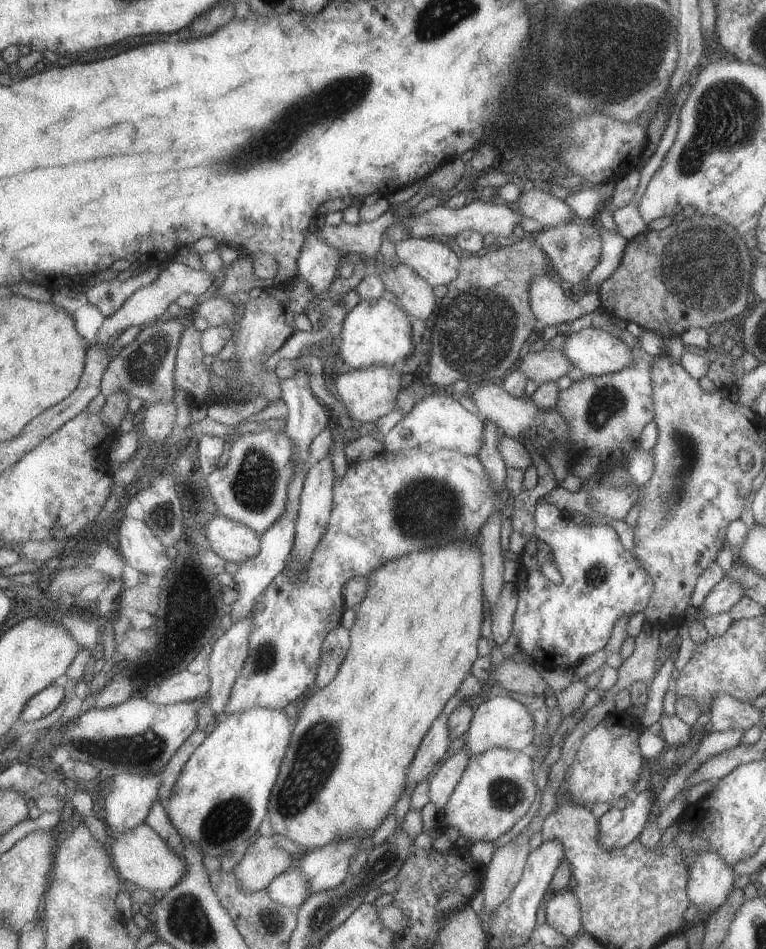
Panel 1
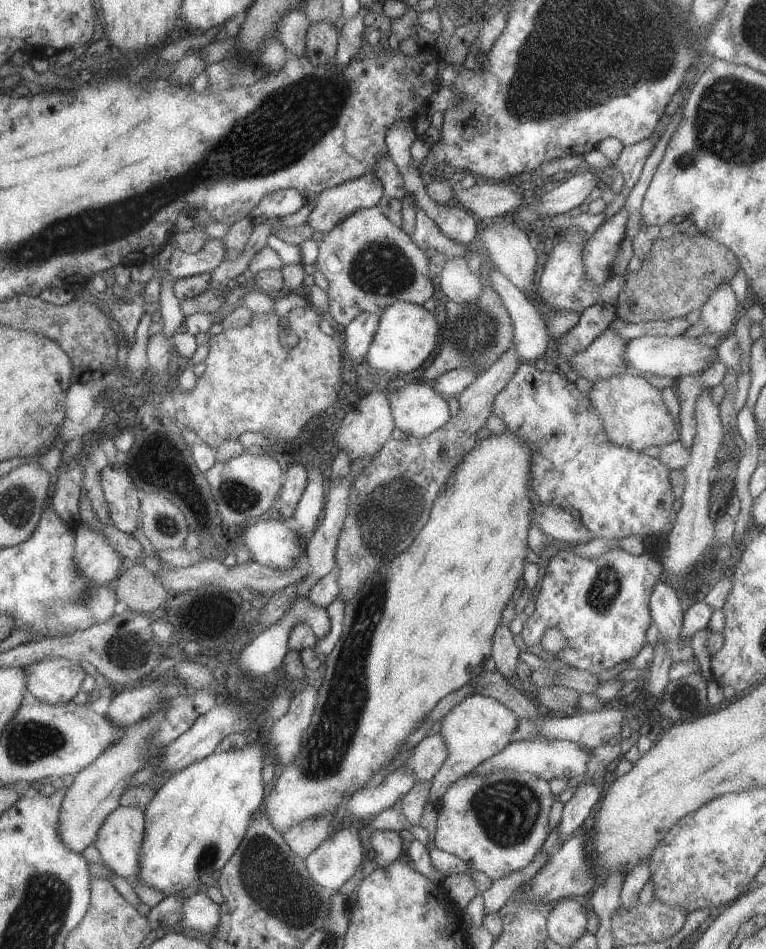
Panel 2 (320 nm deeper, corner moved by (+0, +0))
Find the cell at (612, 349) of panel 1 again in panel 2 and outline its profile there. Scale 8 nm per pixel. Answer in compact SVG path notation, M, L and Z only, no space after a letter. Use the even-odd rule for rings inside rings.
M643 335L628 340L622 357L631 372L637 374L637 376L645 376L645 374L650 376L659 375L676 381L678 377L696 375L705 369L709 369L711 365L718 364L718 354L714 348L701 343L697 337Z

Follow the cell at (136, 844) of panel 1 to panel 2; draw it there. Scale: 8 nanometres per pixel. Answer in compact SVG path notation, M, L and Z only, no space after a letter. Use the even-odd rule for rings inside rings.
M141 807L116 808L100 828L99 838L95 842L103 862L110 866L117 874L128 880L138 878L141 868L141 853L144 848L146 835L146 811Z

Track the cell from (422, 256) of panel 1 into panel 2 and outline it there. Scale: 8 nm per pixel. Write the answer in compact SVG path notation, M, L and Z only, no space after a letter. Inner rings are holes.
M450 257L439 272L441 291L453 302L477 300L481 294L483 280L471 274L466 261L461 257Z

